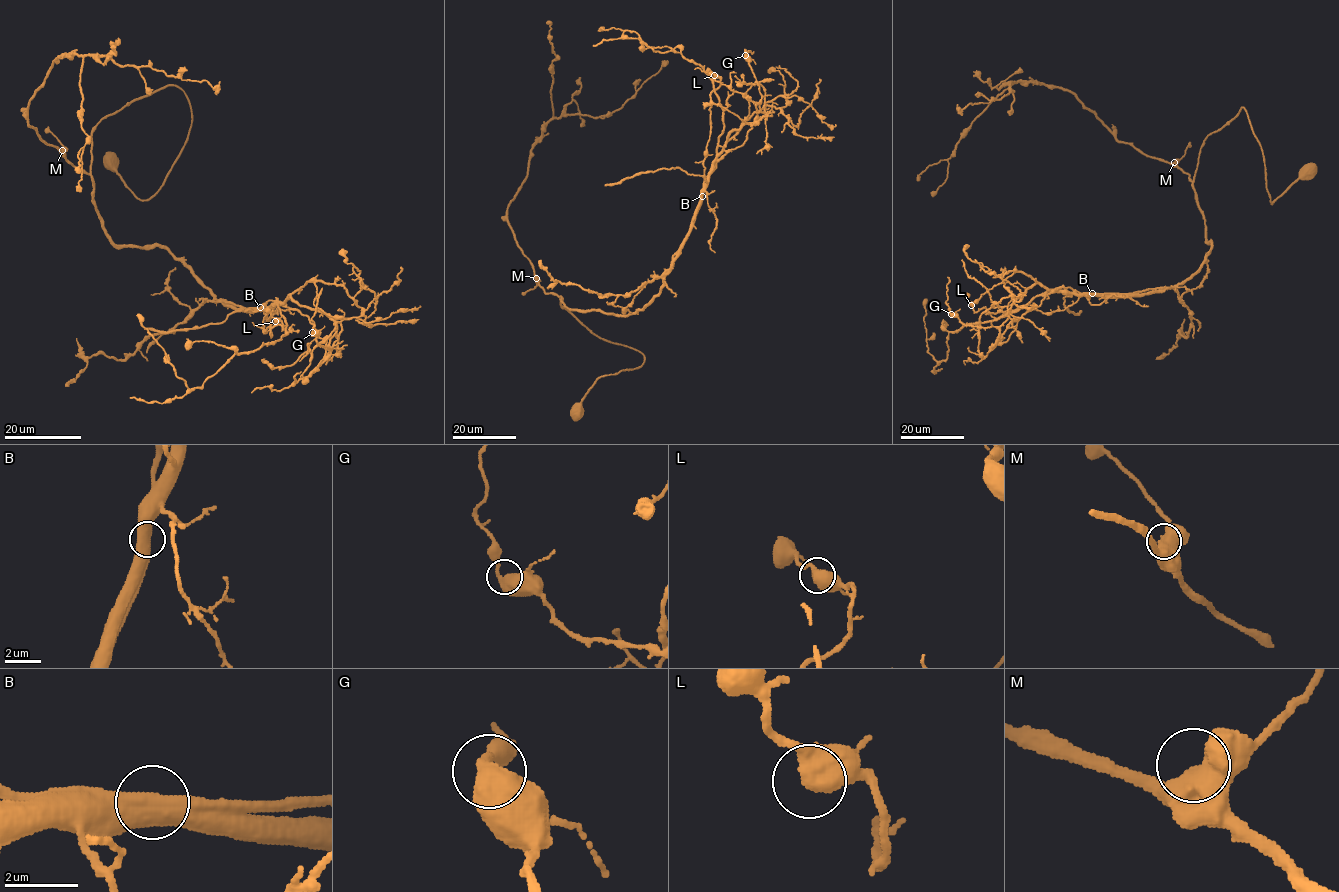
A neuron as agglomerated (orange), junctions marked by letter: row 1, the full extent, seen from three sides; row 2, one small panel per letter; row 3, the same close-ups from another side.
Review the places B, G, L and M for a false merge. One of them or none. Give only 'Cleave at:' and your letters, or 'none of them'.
Cleave at: B

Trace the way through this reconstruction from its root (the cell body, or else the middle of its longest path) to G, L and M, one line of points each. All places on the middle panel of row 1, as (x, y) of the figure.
G: (577, 412), (600, 377), (645, 357), (560, 298), (630, 315), (659, 292), (712, 164), (757, 115), (745, 55)
L: (577, 412), (600, 377), (645, 357), (593, 334), (560, 298), (630, 315), (659, 292), (706, 183), (714, 75)
M: (577, 412), (600, 377), (638, 368), (645, 357), (593, 334), (536, 278)

